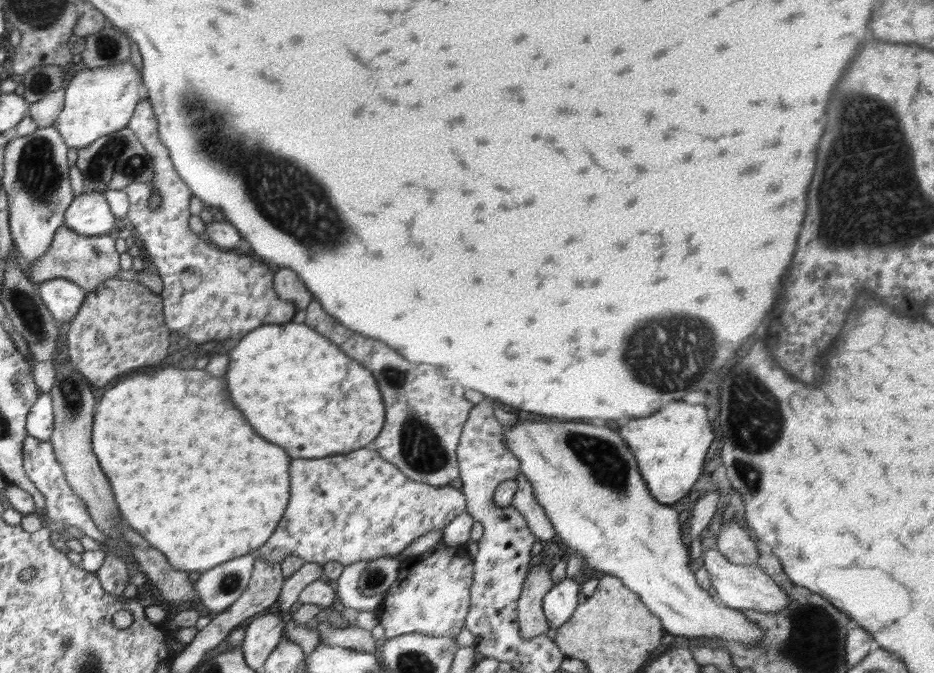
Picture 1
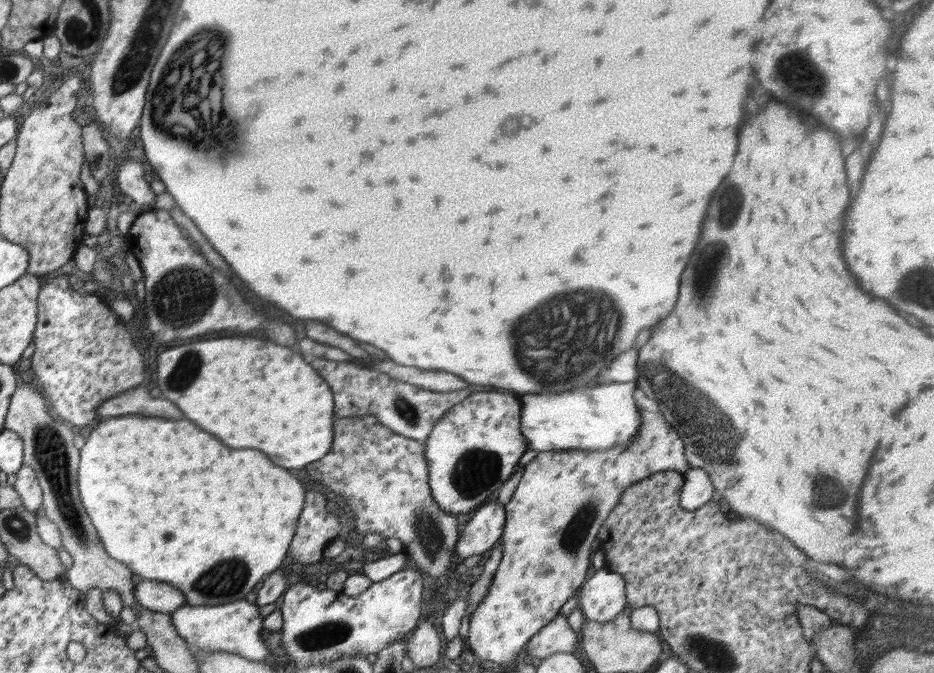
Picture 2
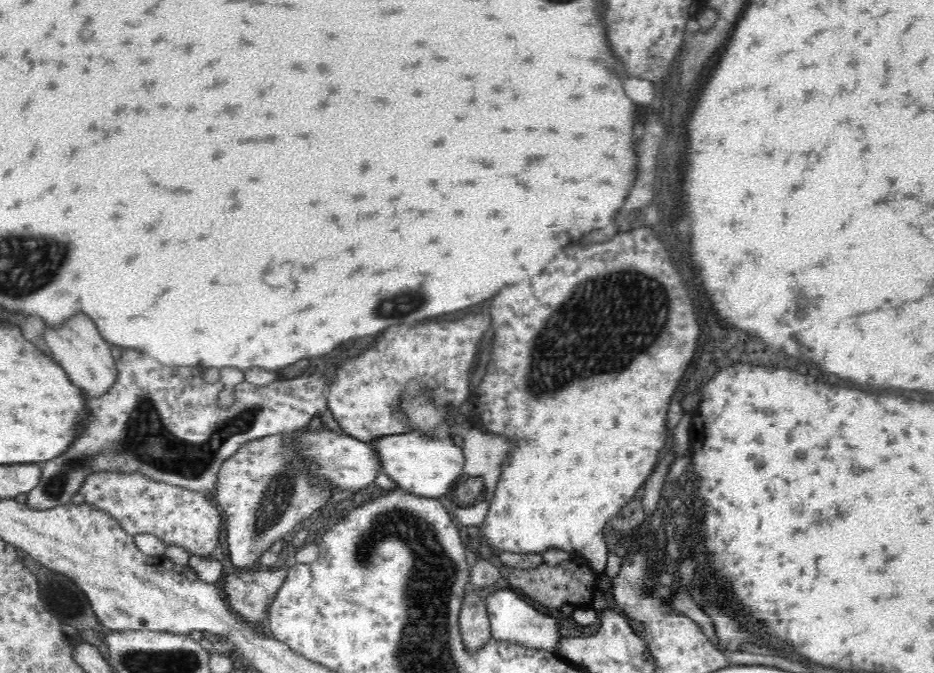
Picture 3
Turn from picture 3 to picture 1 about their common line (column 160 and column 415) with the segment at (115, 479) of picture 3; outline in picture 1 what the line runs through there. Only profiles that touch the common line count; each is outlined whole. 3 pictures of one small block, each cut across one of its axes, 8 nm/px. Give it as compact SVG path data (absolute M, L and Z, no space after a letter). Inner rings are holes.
M368 444L368 446L349 452L348 454L322 458L296 458L290 462L290 502L288 502L288 510L286 510L286 514L280 519L272 536L257 551L261 559L268 564L281 564L289 554L295 554L306 563L317 562L323 565L327 562L338 561L344 566L350 566L350 564L363 560L392 557L400 554L402 550L406 550L416 538L420 538L420 536L430 532L430 530L445 527L453 518L464 512L465 506L465 496L461 490L455 489L452 485L434 487L423 482L416 482L404 476L397 466L394 466L391 462L386 462L379 456L372 444Z

